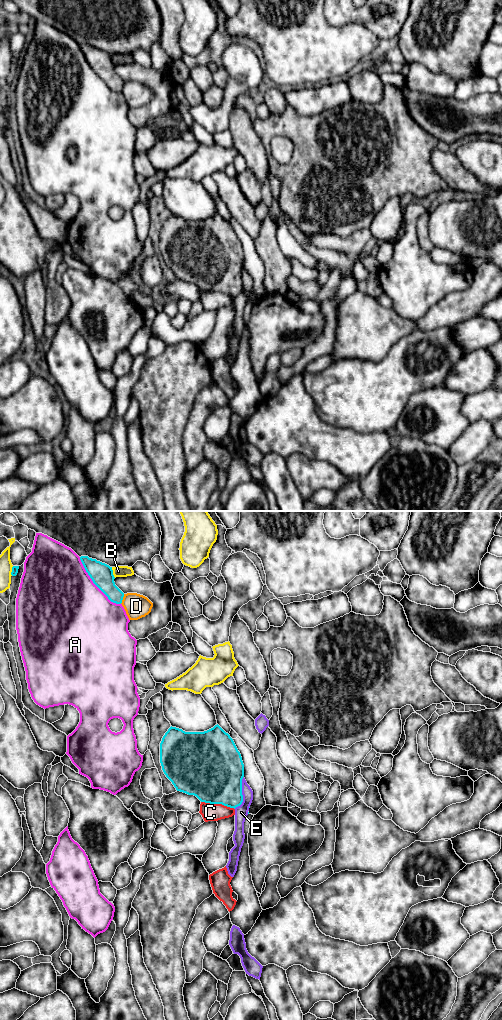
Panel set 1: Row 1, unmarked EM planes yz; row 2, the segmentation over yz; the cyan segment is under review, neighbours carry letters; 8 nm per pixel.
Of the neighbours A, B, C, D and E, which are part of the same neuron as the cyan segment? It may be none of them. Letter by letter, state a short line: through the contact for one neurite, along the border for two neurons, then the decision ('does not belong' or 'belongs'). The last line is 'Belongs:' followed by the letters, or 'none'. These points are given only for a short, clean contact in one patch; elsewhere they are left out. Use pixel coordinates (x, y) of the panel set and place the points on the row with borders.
A: does not belong
B: does not belong
C: does not belong
D: does not belong
E: does not belong
Belongs: none

